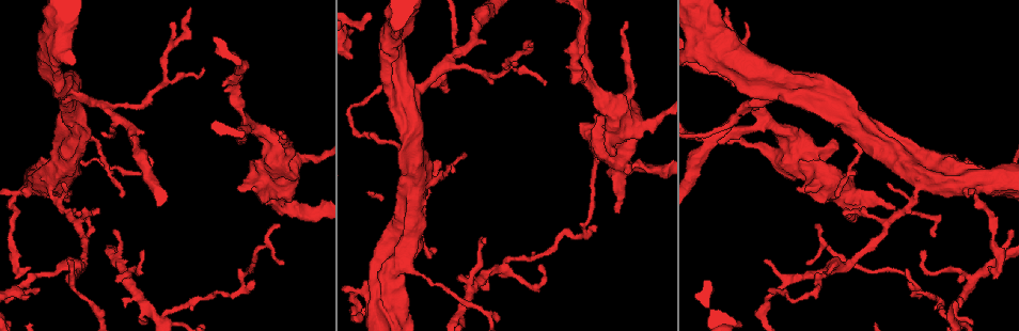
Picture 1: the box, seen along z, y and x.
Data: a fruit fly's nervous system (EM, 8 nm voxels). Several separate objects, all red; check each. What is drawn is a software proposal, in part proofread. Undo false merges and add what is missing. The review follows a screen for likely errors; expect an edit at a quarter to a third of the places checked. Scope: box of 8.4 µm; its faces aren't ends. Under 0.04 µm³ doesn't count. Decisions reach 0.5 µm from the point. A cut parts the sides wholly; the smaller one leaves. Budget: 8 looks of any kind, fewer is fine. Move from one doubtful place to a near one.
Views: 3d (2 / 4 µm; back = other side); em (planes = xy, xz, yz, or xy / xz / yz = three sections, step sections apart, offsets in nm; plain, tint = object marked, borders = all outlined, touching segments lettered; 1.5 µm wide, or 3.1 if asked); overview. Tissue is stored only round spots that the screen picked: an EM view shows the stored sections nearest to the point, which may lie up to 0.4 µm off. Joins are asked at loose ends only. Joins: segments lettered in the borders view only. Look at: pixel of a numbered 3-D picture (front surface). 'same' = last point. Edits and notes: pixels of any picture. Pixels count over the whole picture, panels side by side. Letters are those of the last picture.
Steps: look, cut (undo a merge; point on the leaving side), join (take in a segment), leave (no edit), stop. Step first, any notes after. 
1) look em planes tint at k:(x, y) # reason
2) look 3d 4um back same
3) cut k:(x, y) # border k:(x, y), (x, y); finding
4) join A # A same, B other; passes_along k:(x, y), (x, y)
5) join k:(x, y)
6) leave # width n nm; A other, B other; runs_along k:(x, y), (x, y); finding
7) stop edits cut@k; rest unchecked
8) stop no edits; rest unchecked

look em planes borders at 1:(815, 223) # thin end

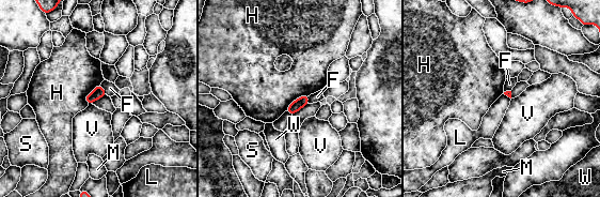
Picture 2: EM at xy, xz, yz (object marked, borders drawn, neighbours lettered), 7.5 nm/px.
leave # longest_contact H 220 nm; F other, H other, L other, M other, S other, V other, W other; none of them fits

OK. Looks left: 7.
look em planes borders at 1:(582, 237) # abrupt turn

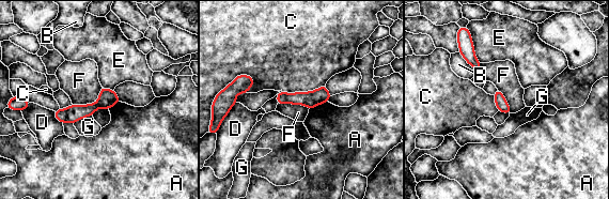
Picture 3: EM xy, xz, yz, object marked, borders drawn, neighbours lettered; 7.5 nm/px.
leave # A other, B other, C other, D other, E other, F other, G other; border 3:(102, 87), (95, 102), (72, 104); one cell here

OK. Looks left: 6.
look em planes borders at 1:(410, 97)

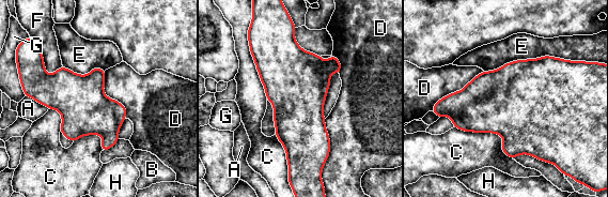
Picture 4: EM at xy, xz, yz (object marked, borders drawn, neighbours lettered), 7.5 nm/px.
leave # A other, B other, C other, D other, E other, F other, G other, H other; border 4:(104, 71), (104, 93), (126, 118); one cell here

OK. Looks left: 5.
stop no edits; rest unchecked

